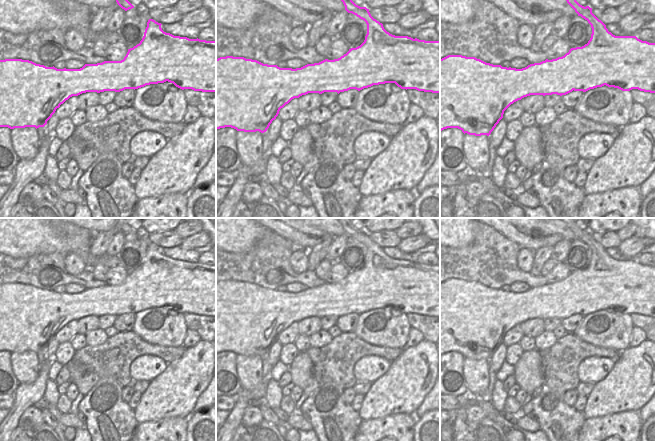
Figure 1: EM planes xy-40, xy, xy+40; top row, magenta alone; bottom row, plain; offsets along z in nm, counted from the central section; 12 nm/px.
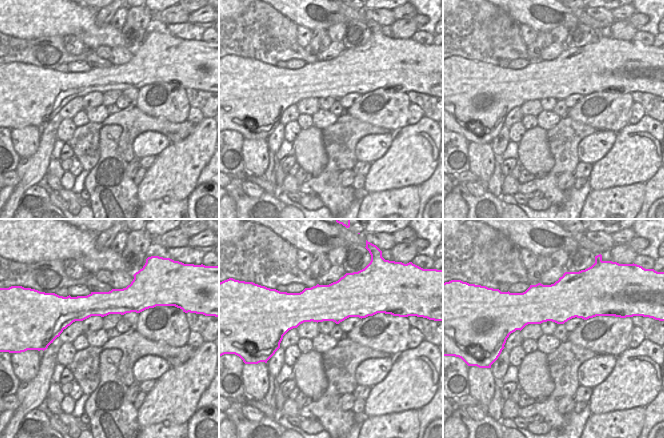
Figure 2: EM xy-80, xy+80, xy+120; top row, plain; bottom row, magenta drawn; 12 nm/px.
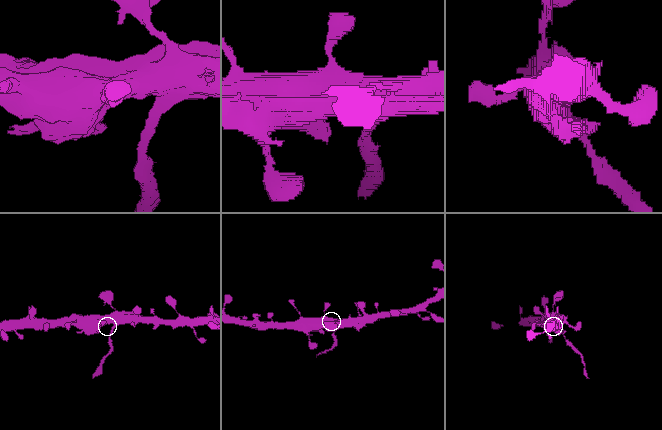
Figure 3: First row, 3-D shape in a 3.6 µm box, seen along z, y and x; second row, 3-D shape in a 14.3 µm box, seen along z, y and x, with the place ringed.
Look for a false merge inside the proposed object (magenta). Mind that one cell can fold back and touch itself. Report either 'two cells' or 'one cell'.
two cells

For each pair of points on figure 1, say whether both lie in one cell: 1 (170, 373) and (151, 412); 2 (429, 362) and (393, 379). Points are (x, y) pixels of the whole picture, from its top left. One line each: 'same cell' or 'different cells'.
1: same cell
2: different cells

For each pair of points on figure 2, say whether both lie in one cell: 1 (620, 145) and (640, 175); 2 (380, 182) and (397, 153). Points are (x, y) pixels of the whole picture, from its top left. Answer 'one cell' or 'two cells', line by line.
1: two cells
2: one cell

